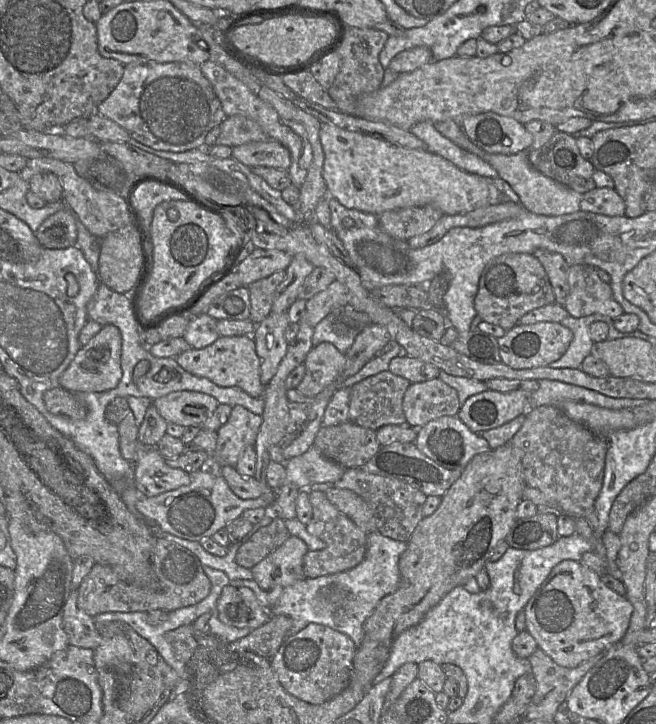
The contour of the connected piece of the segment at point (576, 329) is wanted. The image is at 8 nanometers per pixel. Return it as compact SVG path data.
M592 314L580 318L568 315L560 323L573 332L573 340L567 351L557 361L551 363L551 368L572 368L580 369L583 360L593 352L594 342L590 337L590 325L595 321L613 323L612 318L602 314Z

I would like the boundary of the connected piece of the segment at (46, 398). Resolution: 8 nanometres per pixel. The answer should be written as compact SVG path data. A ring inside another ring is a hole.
M62 387L47 390L43 395L43 401L47 410L54 415L65 416L73 420L86 417L87 409L79 397Z

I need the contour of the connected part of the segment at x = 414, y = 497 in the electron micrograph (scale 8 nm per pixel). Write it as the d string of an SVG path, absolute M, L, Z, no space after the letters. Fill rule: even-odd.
M362 467L346 468L342 478L334 483L359 495L371 508L377 523L377 531L391 539L408 542L418 523L424 518L423 506L427 496L410 484L367 472Z

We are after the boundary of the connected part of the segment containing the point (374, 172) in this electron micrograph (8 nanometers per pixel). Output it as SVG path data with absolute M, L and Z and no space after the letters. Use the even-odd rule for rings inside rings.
M322 123L319 138L324 152L322 176L327 194L343 206L376 216L385 211L432 205L444 215L510 202L491 178L462 171L428 150L409 149L372 136Z

